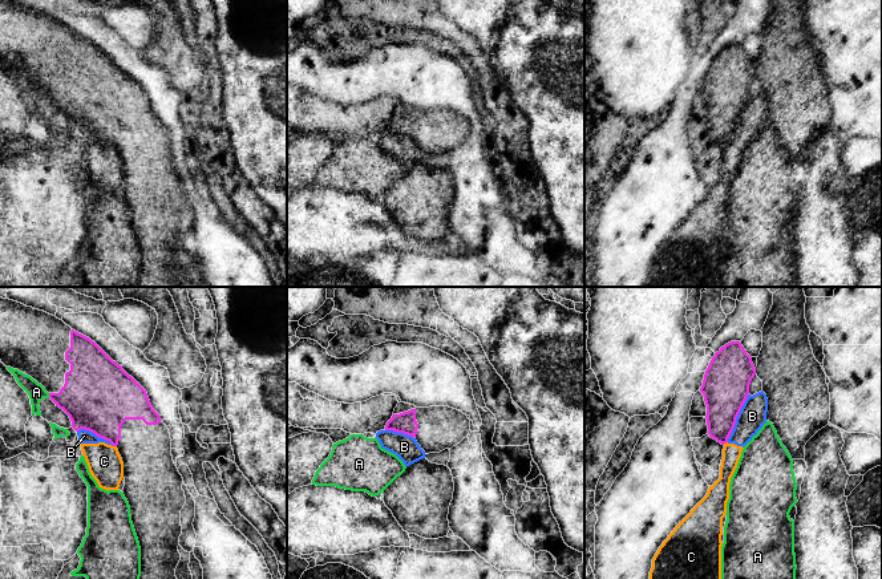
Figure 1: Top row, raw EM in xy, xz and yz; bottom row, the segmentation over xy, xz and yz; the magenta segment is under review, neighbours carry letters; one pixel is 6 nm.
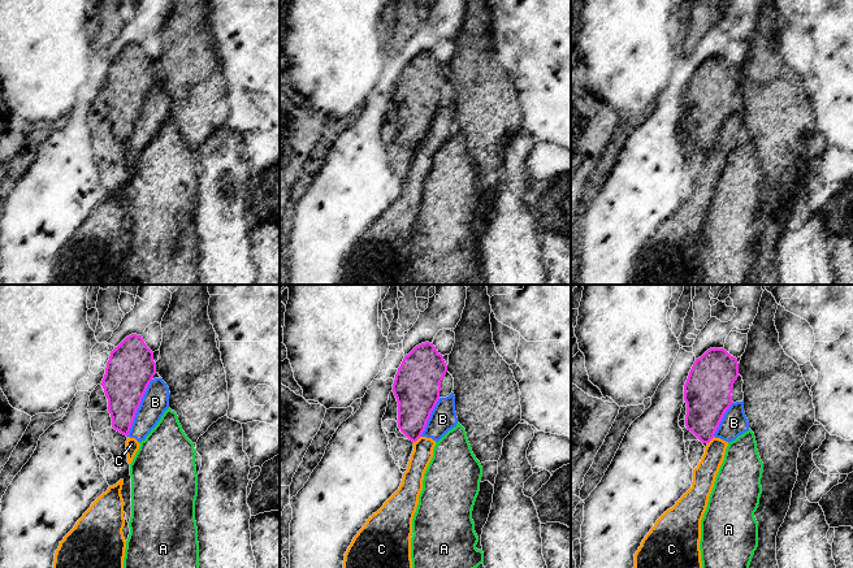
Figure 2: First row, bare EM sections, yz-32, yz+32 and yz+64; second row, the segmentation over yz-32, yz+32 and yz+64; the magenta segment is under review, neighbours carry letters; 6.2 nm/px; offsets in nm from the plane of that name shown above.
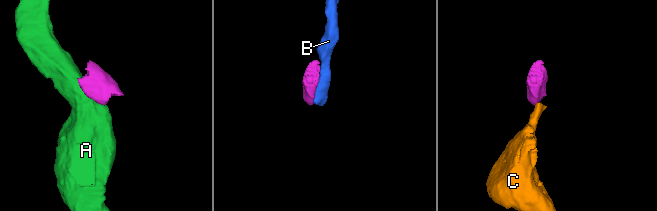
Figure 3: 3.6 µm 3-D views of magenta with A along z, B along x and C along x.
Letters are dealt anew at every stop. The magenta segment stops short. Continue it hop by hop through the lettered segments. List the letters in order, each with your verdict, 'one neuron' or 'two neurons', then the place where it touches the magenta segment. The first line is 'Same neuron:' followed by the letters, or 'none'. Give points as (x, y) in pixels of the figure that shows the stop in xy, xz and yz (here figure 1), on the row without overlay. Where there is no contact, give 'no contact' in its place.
Same neuron: none
A: two neurons | xy (49, 98)
B: two neurons | yz (736, 120)
C: two neurons | yz (724, 145)

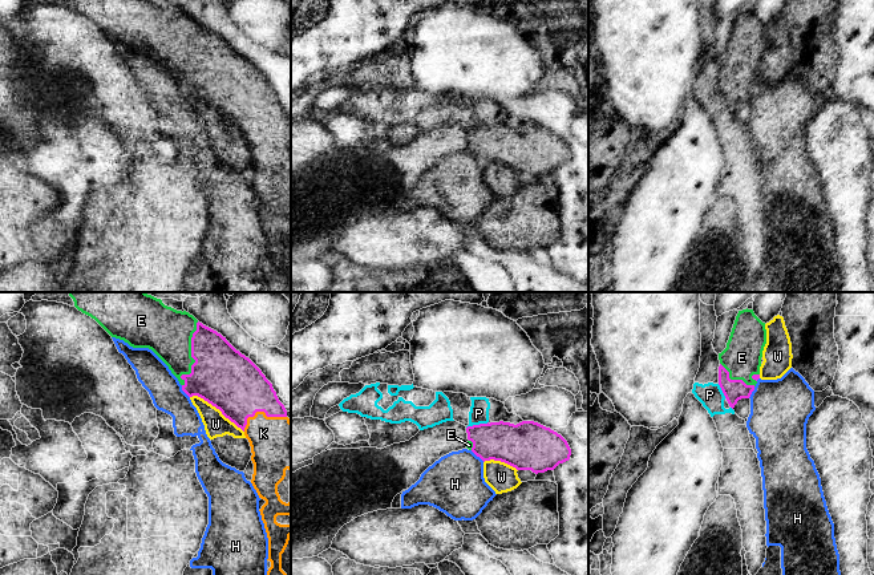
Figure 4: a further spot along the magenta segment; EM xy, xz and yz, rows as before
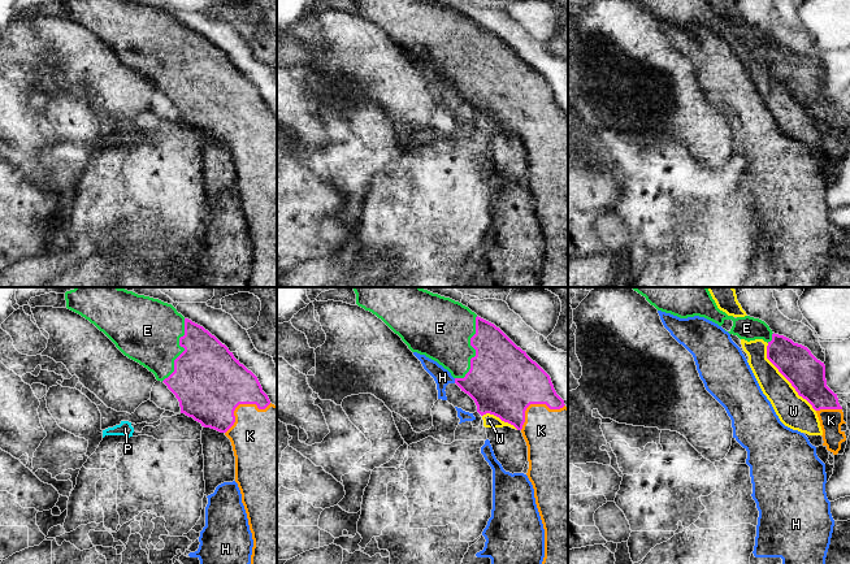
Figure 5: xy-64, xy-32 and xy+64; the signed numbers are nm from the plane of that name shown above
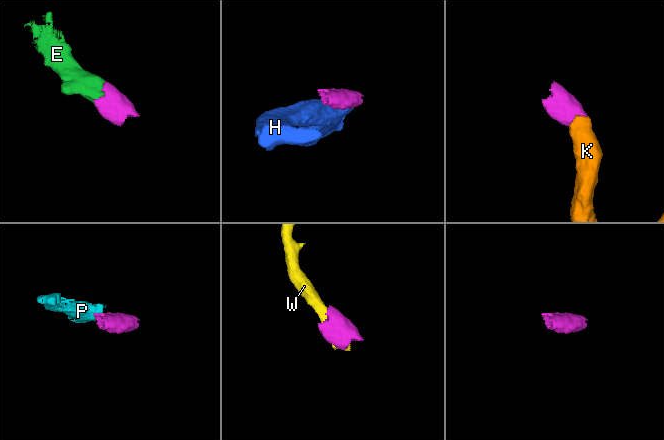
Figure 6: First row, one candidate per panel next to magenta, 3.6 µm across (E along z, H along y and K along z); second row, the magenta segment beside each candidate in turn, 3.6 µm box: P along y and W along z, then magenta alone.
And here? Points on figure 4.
Same neuron: E, K
E: one neuron | xy (191, 59)
H: two neurons | xz (477, 158)
K: one neuron | xy (261, 113)
P: two neurons | xz (477, 128)
W: two neurons | xy (217, 110)

